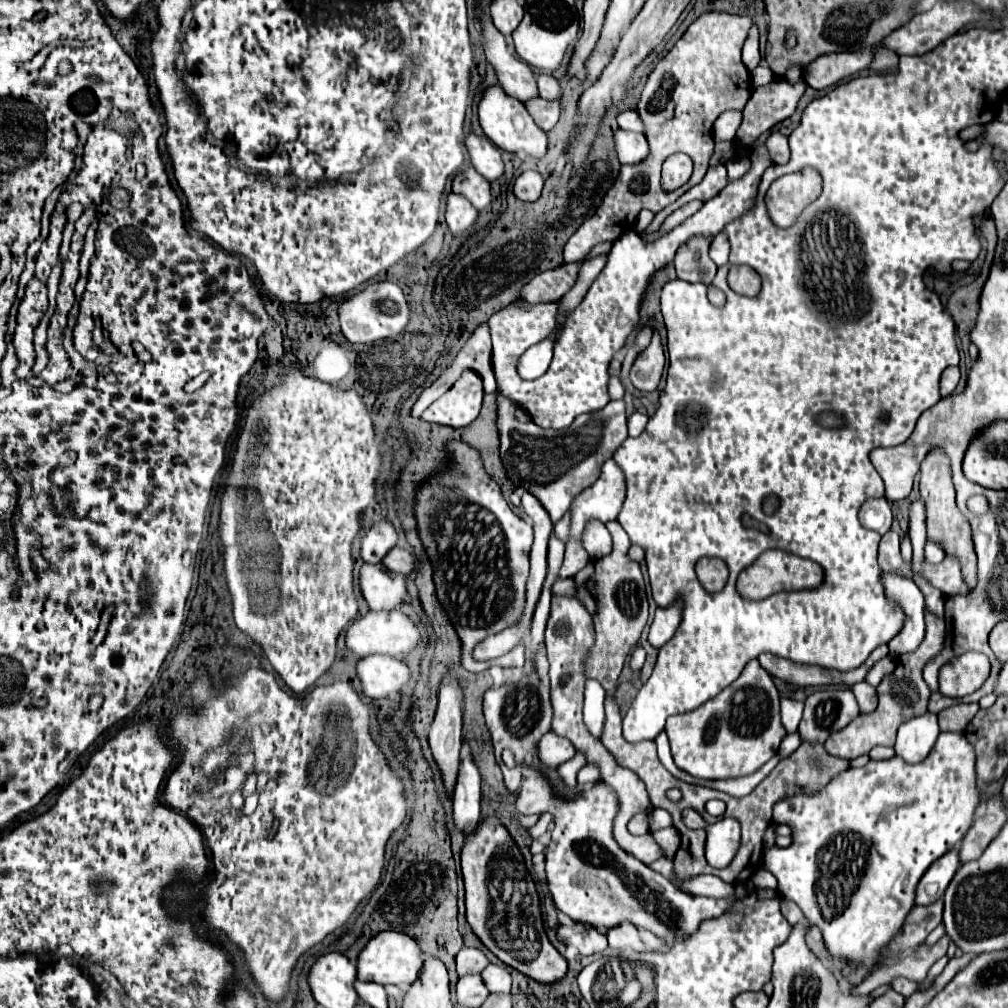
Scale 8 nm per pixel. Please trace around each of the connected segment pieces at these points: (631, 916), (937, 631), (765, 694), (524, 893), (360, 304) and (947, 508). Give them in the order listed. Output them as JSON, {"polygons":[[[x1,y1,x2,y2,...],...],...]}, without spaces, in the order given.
{"polygons":[[[523,763,521,773,523,781,515,805,523,815,539,815,543,811,553,815,551,841,545,851,547,885,555,907,573,921,589,923,599,931,605,931,605,927,615,927,621,921,631,921,633,925,653,931,659,939,677,939,679,935,691,935,703,919,729,911,731,903,743,899,755,889,748,881,746,886,735,886,733,899,687,895,669,879,651,871,645,863,617,845,613,839,613,821,619,811,619,799,607,783,597,781,591,789,579,793,577,797,563,799,555,793,553,785,541,771,535,771,531,765]],[[925,611,925,639,923,643,911,651,899,657,899,665,895,667,895,671,891,675,885,675,881,679,881,683,877,685,877,697,879,697,879,705,871,715,859,715,857,719,853,719,847,727,845,733,833,731,828,737,824,746,833,757,841,757,841,759,855,759,863,753,869,753,875,745,887,745,893,747,895,745,895,735,897,735,897,727,913,717,919,717,923,713,927,713,927,703,931,697,931,689,927,687,927,683,923,681,923,667,925,663,937,655,943,647,943,639,945,639,945,621,941,617,937,617,931,611]],[[757,659,749,661,743,673,725,691,715,695,715,701,707,701,695,711,687,711,667,719,665,731,669,735,675,765,701,779,729,779,735,775,757,771,777,753,781,739,787,735,779,715,779,691,773,683,773,677,763,667,759,667]],[[497,817,483,819,481,827,467,835,461,851,461,871,465,883,467,921,481,943,505,965,537,983,553,985,565,979,567,961,545,935,535,883,525,869,519,847]],[[371,283,363,291,351,295,339,305,339,321,341,331,351,343,373,343,379,339,387,339,399,335,409,321,409,307,405,295,395,283]],[[941,449,931,451,923,459,919,489,921,489,921,501,925,505,925,515,927,515,927,537,941,543,941,547,945,549,947,555,953,555,953,557,959,559,965,585,969,589,975,587,977,555,975,555,975,549,973,549,969,523,967,523,967,519,963,517,963,513,959,511,959,507,955,503,955,487,953,487,953,479,951,479,951,461]]]}

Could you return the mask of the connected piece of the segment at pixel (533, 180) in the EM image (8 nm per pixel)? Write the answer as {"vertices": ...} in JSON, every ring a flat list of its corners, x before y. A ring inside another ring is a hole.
{"vertices":[[525,171,515,179,513,193,521,201,537,201,543,189,543,181,543,175,539,175,537,171]]}

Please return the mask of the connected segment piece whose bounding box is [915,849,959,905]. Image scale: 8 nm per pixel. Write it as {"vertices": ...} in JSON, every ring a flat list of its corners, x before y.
{"vertices":[[951,849,951,853,939,857,923,875,923,879,917,885,915,891,915,905,931,905,937,899,943,897,949,881,953,879,955,871,959,867,957,849]]}

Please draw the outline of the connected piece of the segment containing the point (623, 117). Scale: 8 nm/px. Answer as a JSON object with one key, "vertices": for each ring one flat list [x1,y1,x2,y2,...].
{"vertices":[[633,109,621,111,617,115,617,123,619,123,619,127,623,127,627,131,639,131,639,133,643,133,643,121,639,119,637,111,633,111]]}

